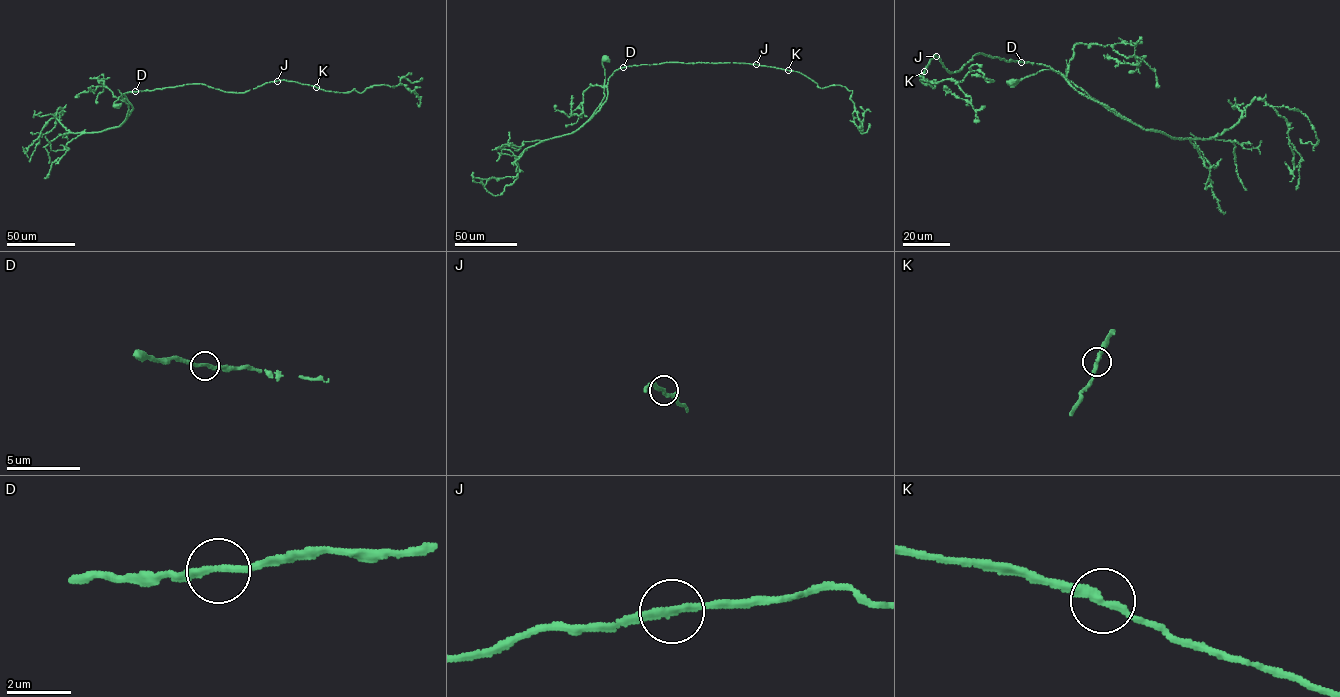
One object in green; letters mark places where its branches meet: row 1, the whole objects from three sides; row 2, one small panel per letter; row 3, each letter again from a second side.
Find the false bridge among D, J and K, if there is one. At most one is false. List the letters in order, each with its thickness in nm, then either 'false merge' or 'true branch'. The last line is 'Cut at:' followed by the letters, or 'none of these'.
D: 200 nm thick; true branch
J: 200 nm thick; true branch
K: 240 nm thick; true branch
Cut at: none of these

